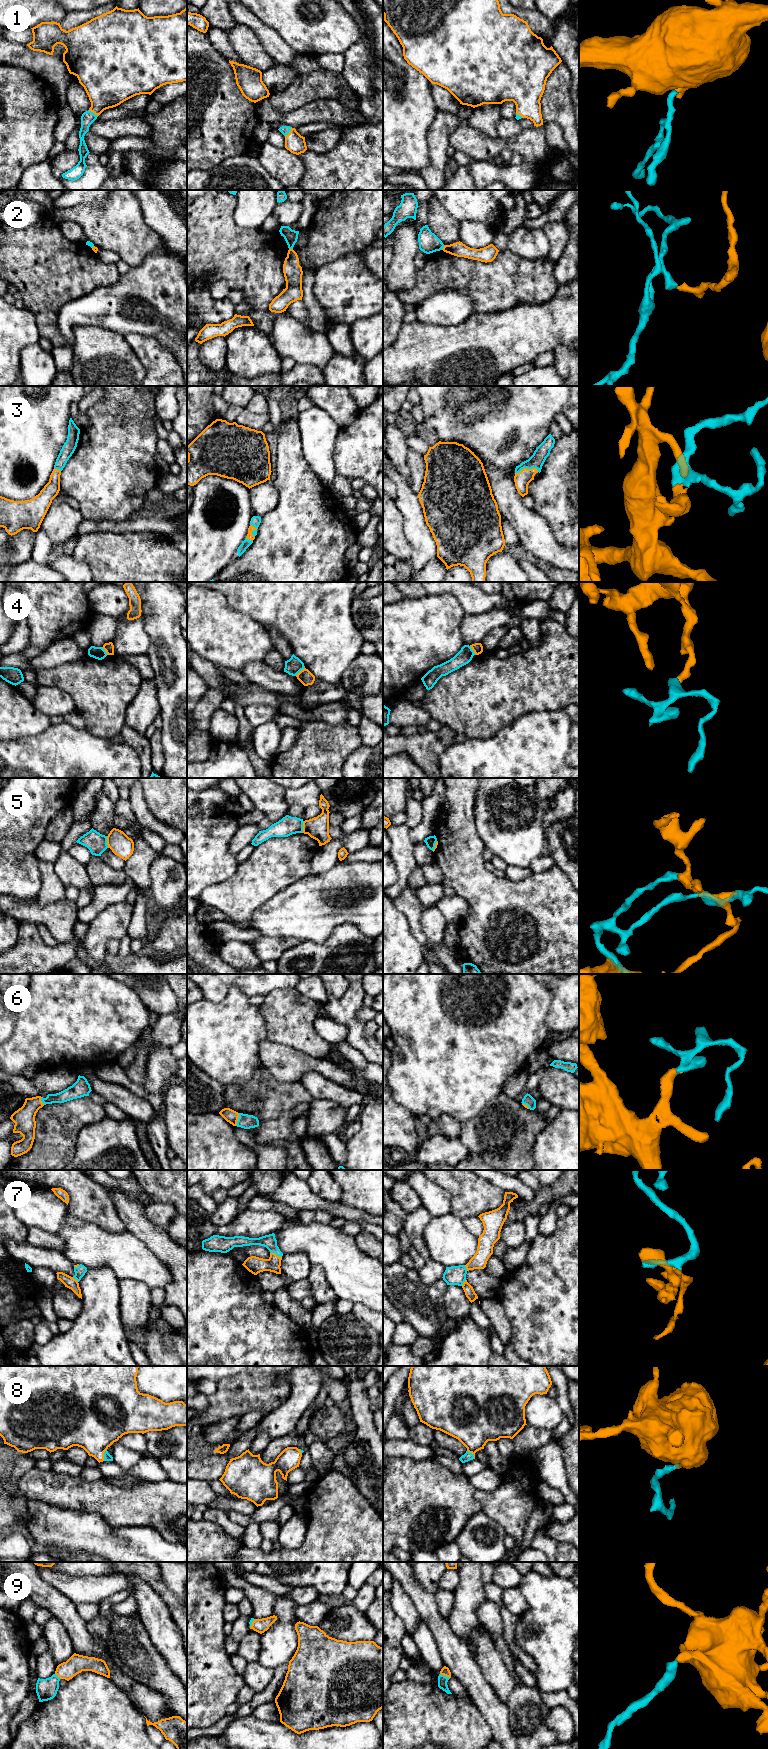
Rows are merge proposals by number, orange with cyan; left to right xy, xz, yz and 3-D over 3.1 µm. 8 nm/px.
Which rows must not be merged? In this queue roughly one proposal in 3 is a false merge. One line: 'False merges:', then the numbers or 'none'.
False merges: 2, 4, 5

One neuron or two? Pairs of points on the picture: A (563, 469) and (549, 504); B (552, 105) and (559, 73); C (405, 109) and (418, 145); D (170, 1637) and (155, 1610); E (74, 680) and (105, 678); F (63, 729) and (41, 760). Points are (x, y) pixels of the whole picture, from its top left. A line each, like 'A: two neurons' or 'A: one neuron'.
A: one neuron
B: one neuron
C: one neuron
D: one neuron
E: one neuron
F: one neuron

